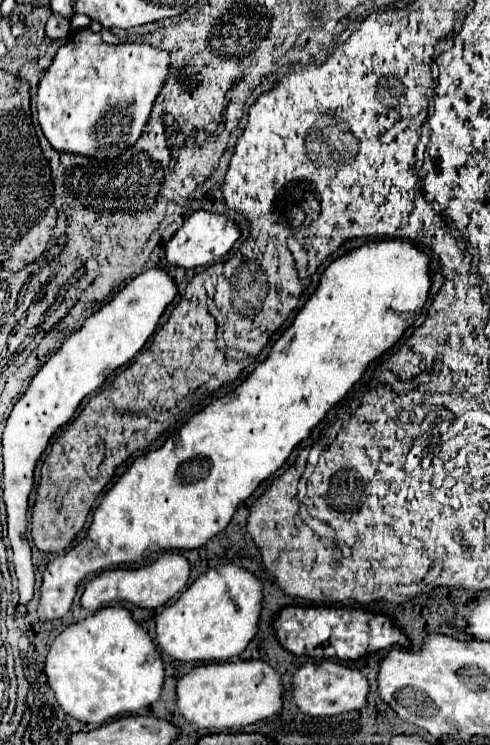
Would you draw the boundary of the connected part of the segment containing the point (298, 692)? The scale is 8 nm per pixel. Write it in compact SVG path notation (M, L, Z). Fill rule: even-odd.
M324 659L320 663L306 663L296 669L292 677L292 703L310 717L330 717L346 711L354 711L366 705L368 681L358 669L344 667L336 661Z

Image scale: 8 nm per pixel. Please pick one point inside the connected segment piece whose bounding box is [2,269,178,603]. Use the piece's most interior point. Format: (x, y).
(109, 338)

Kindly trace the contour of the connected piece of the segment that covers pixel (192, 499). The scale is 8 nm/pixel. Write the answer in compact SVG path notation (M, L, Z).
M372 241L334 259L322 271L318 287L296 313L292 325L272 345L268 357L234 391L194 413L178 435L168 437L162 447L150 449L126 467L122 477L102 497L88 535L80 545L48 563L42 575L38 617L42 621L64 617L72 607L78 583L100 569L140 561L152 551L196 549L220 533L230 523L236 507L310 435L328 409L362 377L366 365L388 351L416 321L428 299L428 291L428 257L408 241Z

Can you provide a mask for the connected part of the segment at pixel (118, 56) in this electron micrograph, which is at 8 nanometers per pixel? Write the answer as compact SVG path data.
M88 27L76 31L76 33L70 37L70 41L58 49L58 53L56 53L52 65L50 65L48 71L46 71L46 77L40 81L40 87L38 87L38 101L36 101L36 107L38 107L38 121L40 121L40 127L42 127L44 135L46 135L46 139L52 143L54 149L66 149L66 151L70 151L70 153L82 153L82 155L86 155L86 157L114 157L114 155L118 155L116 151L134 145L134 139L140 137L140 133L142 133L142 129L144 129L144 125L146 125L146 121L148 121L150 109L152 109L152 105L154 105L154 99L156 99L156 95L158 95L158 91L160 91L160 87L162 87L166 75L168 75L168 63L170 63L168 53L162 51L162 49L156 49L156 47L152 47L152 45L146 45L146 43L108 45L108 43L102 41L100 33L94 33L94 31L90 31Z

